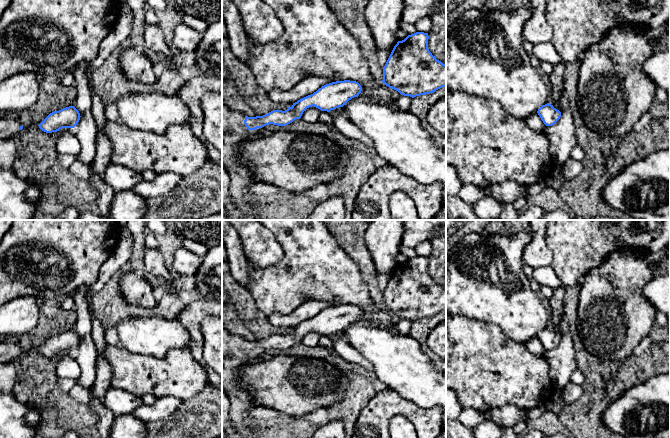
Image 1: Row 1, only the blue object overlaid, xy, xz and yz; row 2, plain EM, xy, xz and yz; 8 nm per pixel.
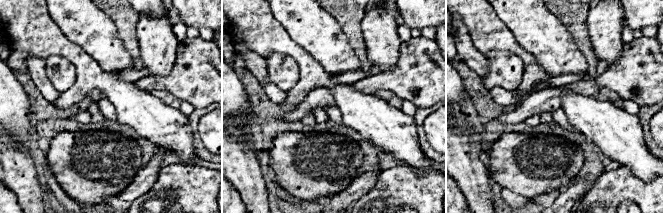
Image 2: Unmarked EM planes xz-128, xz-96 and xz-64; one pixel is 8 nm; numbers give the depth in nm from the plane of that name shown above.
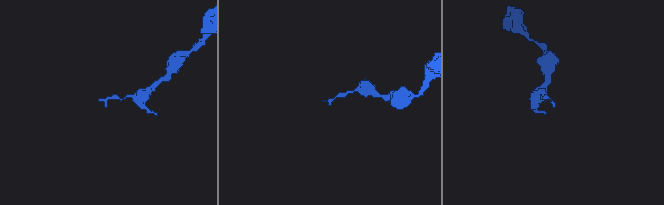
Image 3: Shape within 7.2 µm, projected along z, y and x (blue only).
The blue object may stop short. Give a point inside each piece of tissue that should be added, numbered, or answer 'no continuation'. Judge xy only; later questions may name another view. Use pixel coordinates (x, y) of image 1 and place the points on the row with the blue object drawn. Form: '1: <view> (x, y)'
1: xy (9, 125)

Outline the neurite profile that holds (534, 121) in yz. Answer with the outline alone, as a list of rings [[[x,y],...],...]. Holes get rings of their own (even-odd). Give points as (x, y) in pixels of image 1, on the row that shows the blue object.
[[[538,113],[532,114],[525,121],[527,125],[535,131],[544,131],[546,128],[546,125],[543,123]]]

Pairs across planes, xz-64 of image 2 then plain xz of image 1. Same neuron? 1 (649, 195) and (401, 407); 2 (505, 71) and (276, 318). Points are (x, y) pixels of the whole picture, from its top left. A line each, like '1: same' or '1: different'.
1: same
2: different

